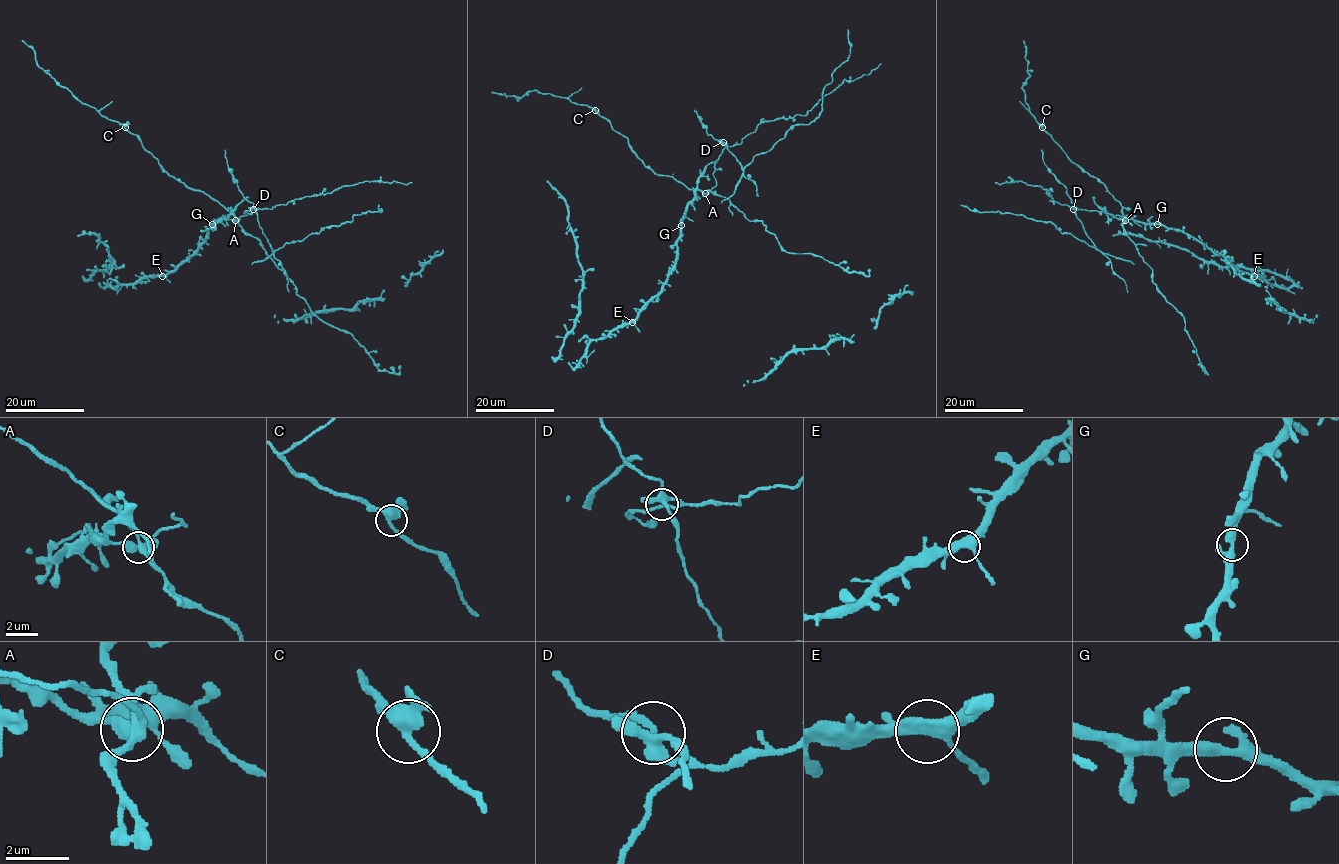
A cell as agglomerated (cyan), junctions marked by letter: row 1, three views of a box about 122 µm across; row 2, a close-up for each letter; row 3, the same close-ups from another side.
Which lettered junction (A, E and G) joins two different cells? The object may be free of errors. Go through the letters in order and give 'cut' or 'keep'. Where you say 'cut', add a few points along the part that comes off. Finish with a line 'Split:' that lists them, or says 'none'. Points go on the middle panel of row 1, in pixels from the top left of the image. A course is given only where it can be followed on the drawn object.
A: cut | (705, 193), (716, 184), (724, 143), (745, 167), (795, 125), (814, 120), (823, 88), (850, 54), (848, 29)
E: keep
G: keep
Split: A

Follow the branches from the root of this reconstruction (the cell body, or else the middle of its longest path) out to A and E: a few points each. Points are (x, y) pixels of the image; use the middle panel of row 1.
A: (681, 225), (685, 207), (694, 193), (697, 190), (705, 193)
E: (681, 225), (673, 270), (663, 289), (632, 322)

